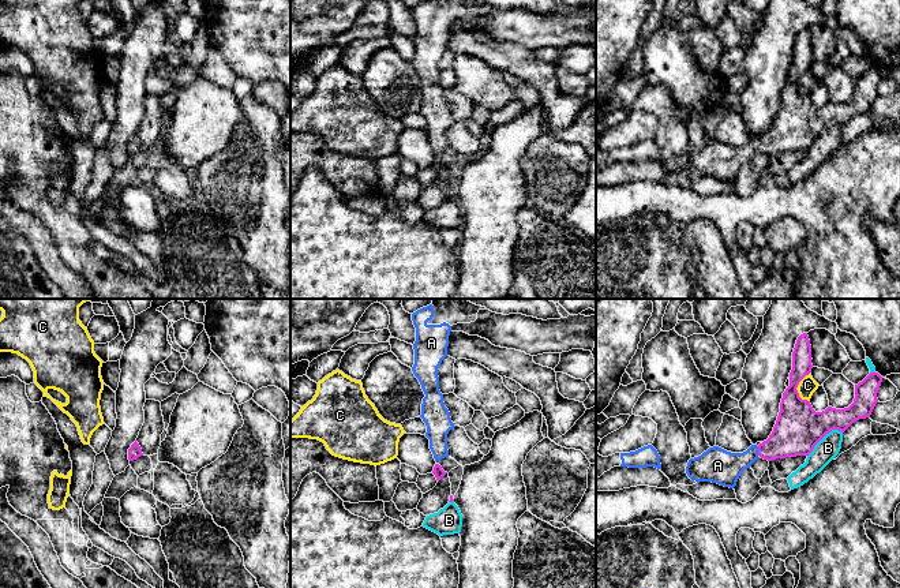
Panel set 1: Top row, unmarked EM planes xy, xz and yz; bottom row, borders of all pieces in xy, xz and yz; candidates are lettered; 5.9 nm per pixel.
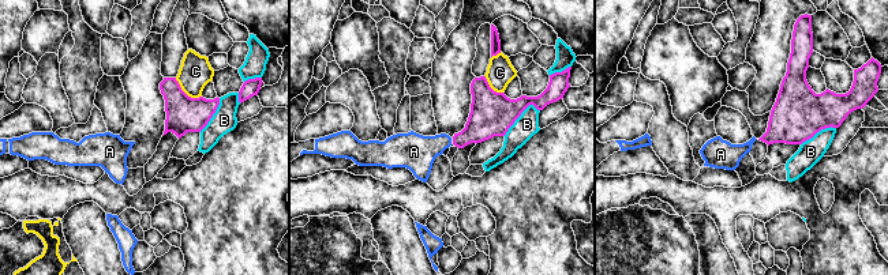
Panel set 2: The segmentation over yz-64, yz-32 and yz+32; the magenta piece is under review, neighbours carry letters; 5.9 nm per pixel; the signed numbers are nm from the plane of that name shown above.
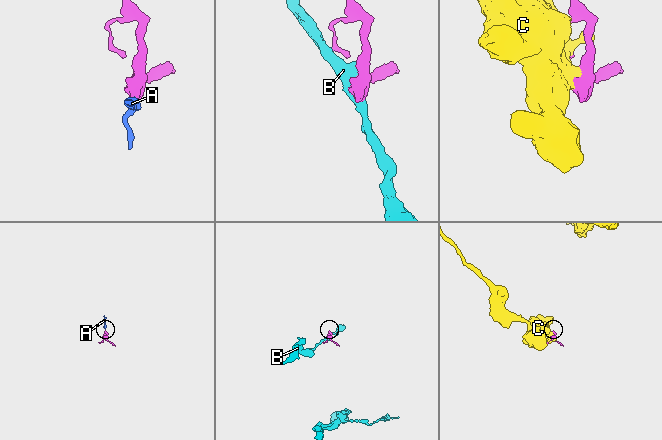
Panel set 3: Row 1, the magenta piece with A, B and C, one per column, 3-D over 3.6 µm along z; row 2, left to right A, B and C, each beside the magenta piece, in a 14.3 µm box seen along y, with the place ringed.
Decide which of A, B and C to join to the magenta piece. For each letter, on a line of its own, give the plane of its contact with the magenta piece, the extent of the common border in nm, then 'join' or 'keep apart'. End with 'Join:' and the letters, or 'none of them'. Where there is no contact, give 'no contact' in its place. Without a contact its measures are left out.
A: yz | 60 nm | join
B: yz | 260 nm | keep apart
C: yz | 180 nm | keep apart
Join: A

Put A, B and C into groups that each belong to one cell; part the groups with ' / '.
A / B / C

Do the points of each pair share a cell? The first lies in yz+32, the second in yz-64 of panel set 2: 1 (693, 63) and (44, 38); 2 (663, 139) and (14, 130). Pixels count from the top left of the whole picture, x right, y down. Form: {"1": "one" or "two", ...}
{"1": "one", "2": "two"}

